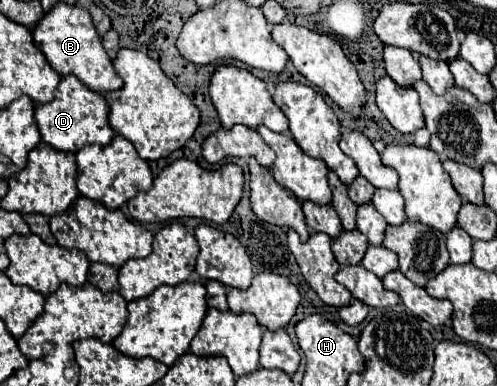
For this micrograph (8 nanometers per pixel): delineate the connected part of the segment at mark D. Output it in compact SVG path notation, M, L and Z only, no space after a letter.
M73 74L61 76L61 82L55 90L55 98L47 104L35 106L35 120L41 132L41 138L51 144L53 148L61 148L67 152L79 152L87 144L105 146L113 140L115 132L107 122L109 106L105 98L81 84Z

